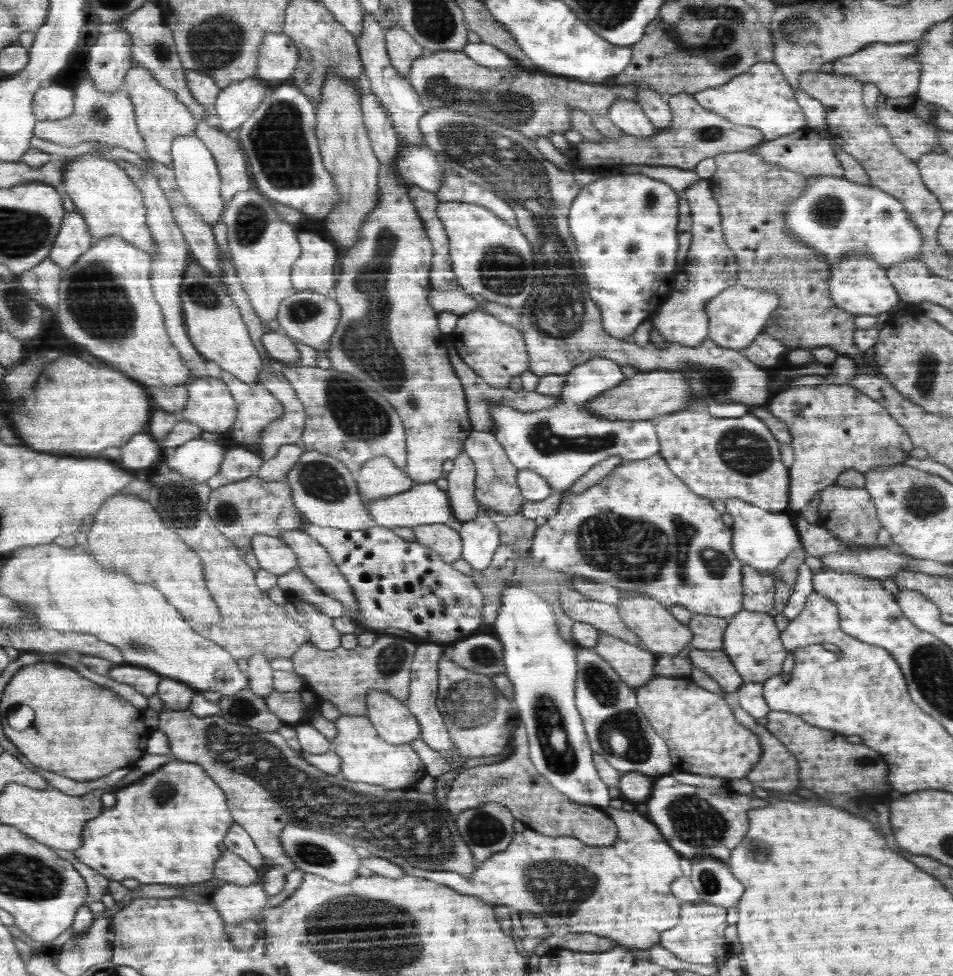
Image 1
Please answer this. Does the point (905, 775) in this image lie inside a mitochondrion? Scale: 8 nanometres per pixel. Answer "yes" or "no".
no

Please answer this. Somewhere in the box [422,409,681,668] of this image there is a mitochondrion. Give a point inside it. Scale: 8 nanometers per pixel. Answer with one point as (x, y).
(545, 440)

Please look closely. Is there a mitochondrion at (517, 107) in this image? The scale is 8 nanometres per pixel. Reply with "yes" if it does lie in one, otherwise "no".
yes

